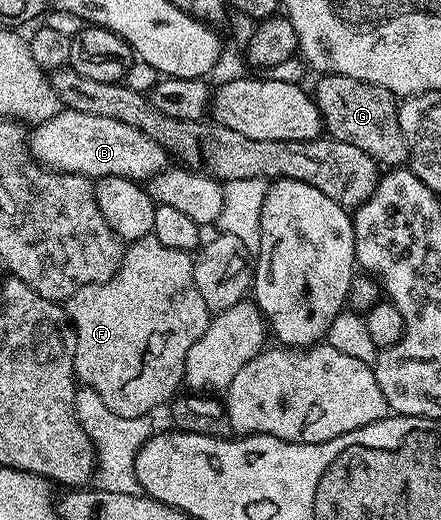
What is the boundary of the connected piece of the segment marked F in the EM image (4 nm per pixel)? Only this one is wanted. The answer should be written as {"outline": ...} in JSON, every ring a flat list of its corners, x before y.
{"outline":[[150,234,141,239,133,239,127,244,124,260,120,262,120,267,114,273,114,277,110,277,101,283,91,283,82,289,78,289,78,293,74,293,66,301,68,317,72,321,72,328,76,331,74,373,83,386,92,387,94,393,98,393,98,397,102,397,102,401,106,401,106,409,110,409,110,413,118,413,118,417,126,417,127,419,152,415,155,412,155,407,162,406,164,402,165,406,181,390,184,383,186,355,190,353,190,347,194,345,194,341,198,341,198,337,202,337,202,333,206,333,210,318,206,301,202,301,202,293,198,293,198,285,194,285,194,265,192,260,193,256,189,252,182,249,169,249,167,245,162,245,162,241,158,241,156,235]]}

